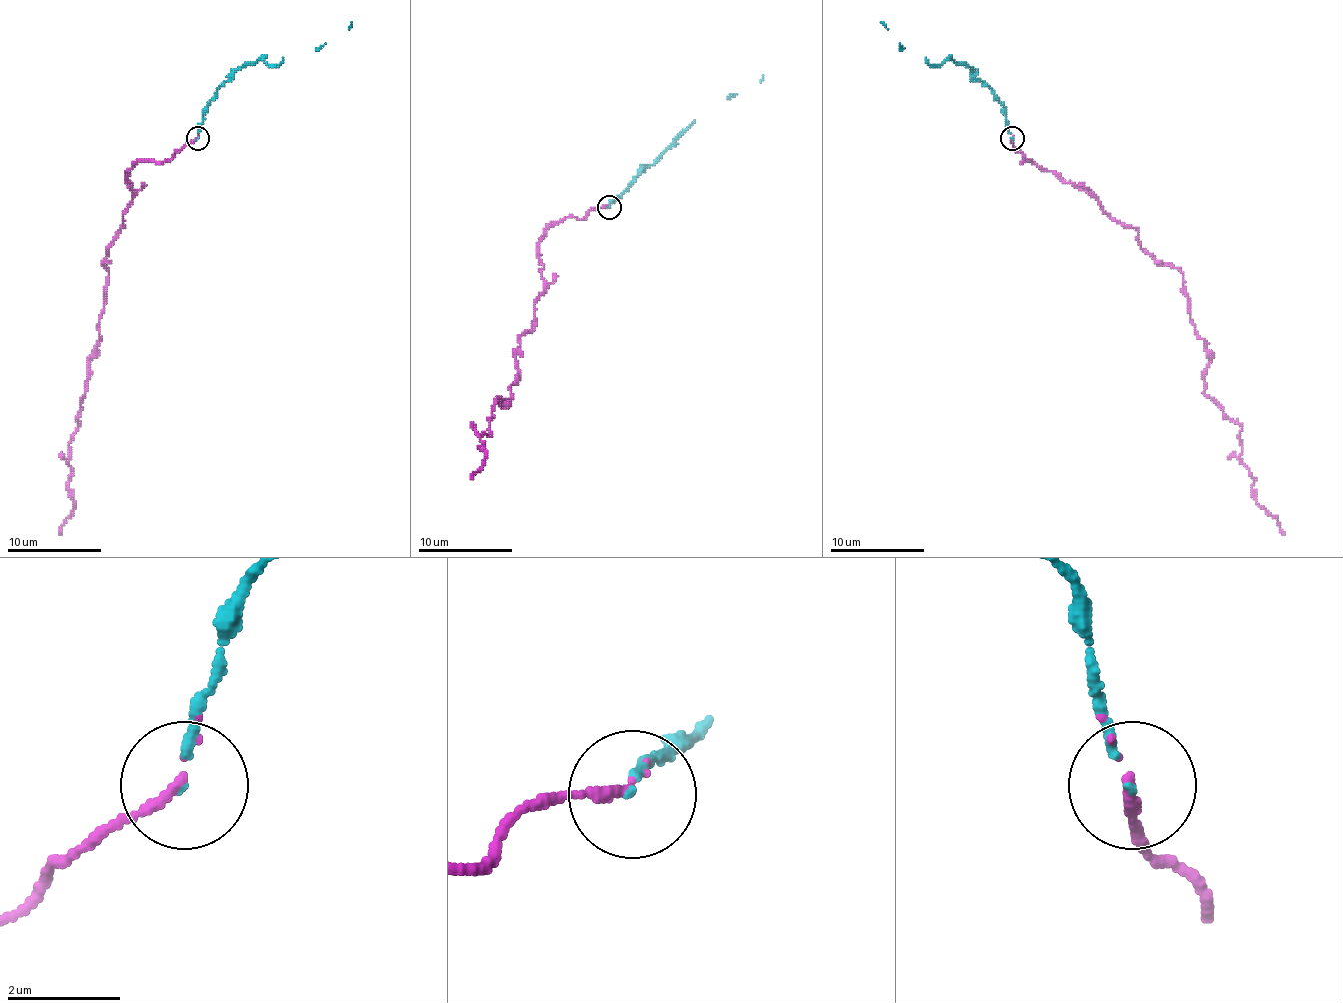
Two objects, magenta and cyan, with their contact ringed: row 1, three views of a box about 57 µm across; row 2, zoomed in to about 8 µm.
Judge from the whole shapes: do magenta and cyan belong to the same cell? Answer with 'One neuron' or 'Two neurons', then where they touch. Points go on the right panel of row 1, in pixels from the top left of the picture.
One neuron. Place: (1012, 138)

